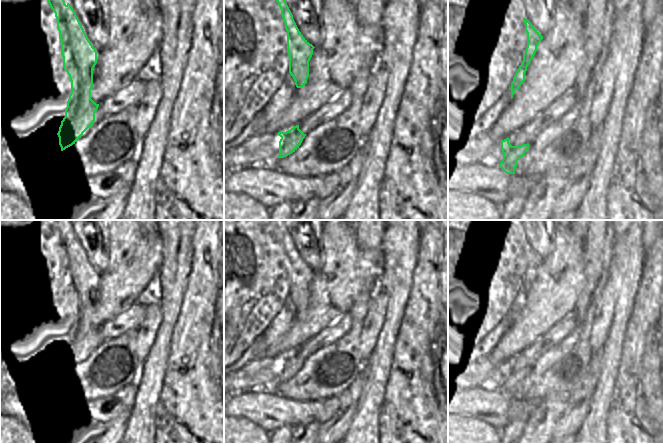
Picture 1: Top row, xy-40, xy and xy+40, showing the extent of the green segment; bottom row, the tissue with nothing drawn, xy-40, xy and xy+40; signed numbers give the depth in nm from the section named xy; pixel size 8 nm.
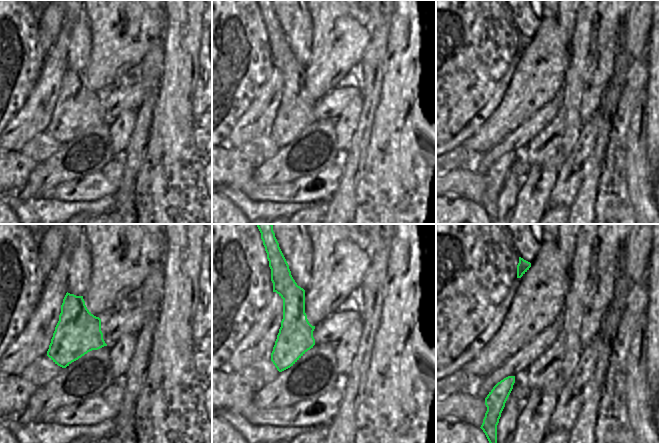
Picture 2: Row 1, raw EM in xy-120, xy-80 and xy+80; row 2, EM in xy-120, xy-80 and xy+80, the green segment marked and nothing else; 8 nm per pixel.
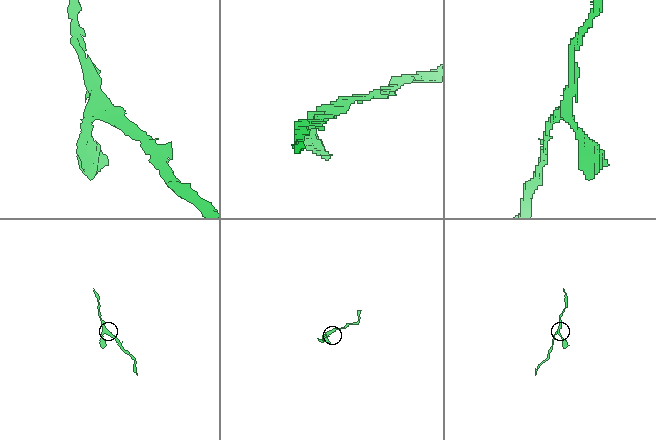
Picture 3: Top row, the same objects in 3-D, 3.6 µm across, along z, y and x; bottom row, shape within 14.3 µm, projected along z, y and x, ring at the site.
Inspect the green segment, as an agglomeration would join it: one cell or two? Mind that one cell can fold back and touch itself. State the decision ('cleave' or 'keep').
keep

